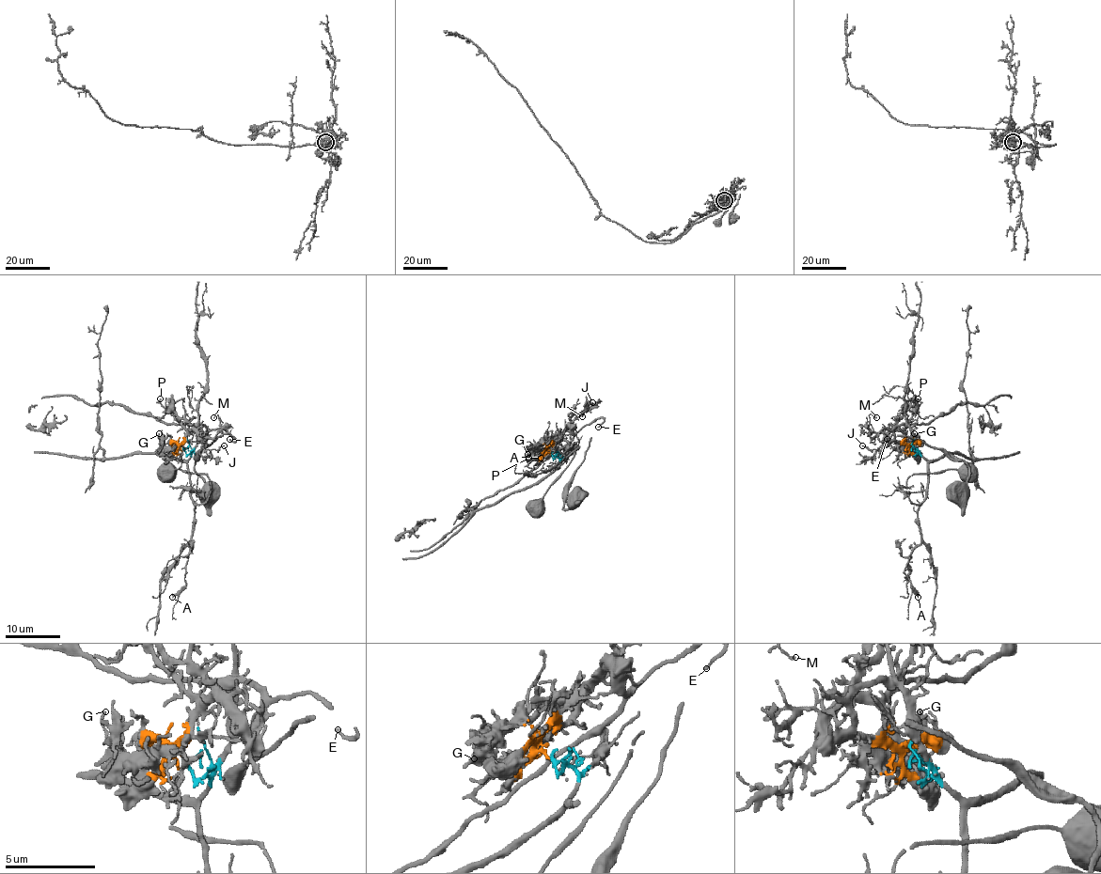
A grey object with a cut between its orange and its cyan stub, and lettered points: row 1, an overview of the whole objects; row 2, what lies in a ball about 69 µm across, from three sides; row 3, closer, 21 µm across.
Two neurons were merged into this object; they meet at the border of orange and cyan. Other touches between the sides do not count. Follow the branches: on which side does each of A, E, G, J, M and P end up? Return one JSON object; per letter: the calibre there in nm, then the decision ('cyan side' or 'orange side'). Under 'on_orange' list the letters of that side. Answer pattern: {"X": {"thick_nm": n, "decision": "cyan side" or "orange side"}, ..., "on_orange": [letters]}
{"A": {"thick_nm": 240, "decision": "cyan side"}, "E": {"thick_nm": 150, "decision": "orange side"}, "G": {"thick_nm": 130, "decision": "orange side"}, "J": {"thick_nm": 120, "decision": "orange side"}, "M": {"thick_nm": 90, "decision": "orange side"}, "P": {"thick_nm": 120, "decision": "orange side"}, "on_orange": ["E", "G", "J", "M", "P"]}

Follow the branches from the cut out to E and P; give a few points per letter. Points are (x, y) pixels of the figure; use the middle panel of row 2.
E: (551, 454), (548, 447), (558, 437), (574, 434), (586, 425), (602, 418), (598, 427)
P: (551, 454), (548, 447), (554, 444), (527, 460), (529, 458)

